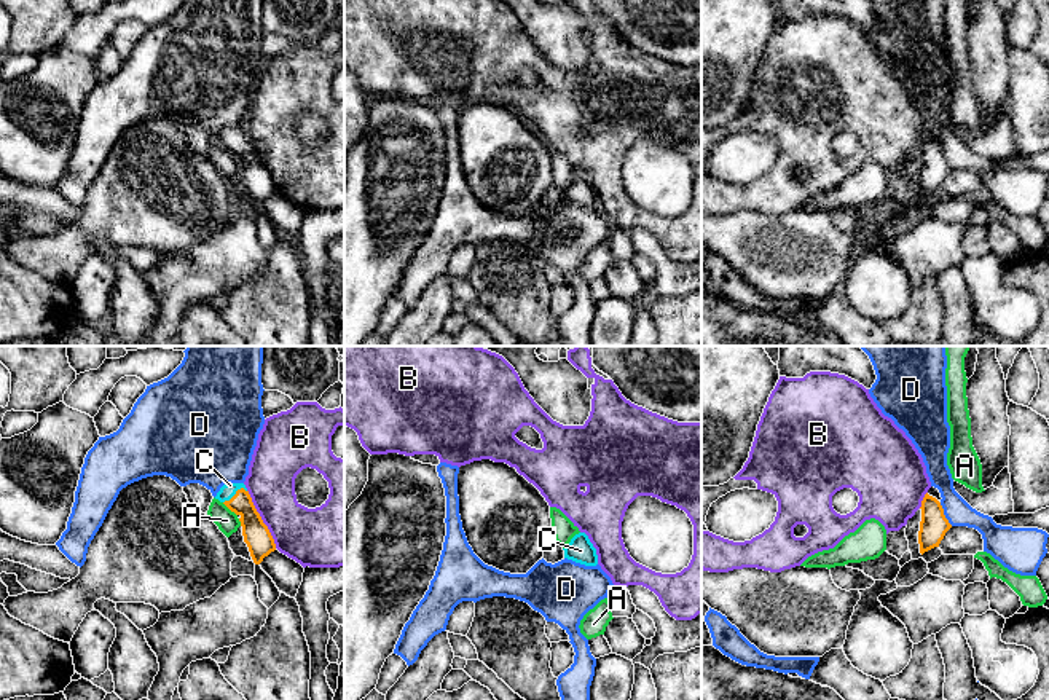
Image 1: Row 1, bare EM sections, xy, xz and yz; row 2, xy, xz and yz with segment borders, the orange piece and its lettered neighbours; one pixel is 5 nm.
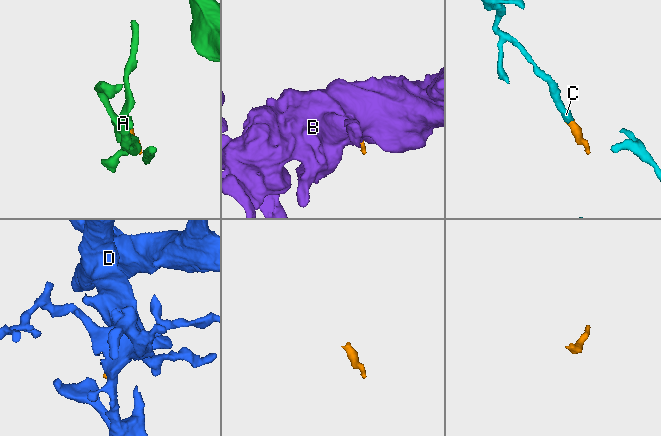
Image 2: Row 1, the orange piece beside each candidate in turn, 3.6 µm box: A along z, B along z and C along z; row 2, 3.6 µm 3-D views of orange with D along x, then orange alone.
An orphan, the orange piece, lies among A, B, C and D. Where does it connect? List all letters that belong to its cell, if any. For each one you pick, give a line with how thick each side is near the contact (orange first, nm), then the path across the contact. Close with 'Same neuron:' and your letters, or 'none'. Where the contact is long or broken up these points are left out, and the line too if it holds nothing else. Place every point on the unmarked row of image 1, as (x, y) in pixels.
C: Thickness 140 nm (orange) against 80 nm. Path across: xy (257, 179), (236, 136), (227, 134)
Same neuron: C

